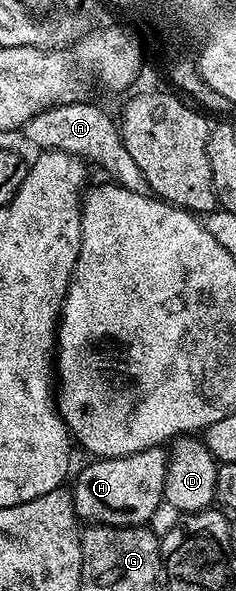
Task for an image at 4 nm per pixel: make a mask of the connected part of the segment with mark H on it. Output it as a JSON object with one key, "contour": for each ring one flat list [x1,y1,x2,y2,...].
{"contour":[[164,446,114,459,94,458,71,483,78,520,102,527,139,527,163,507,170,452]]}

